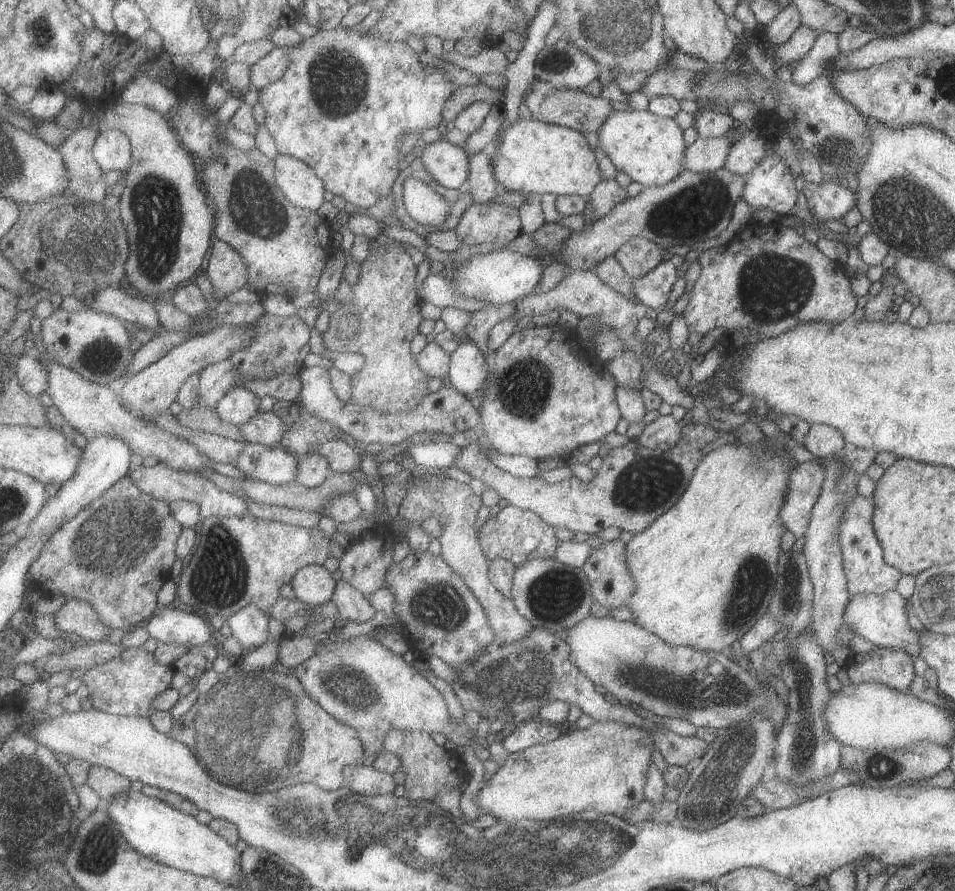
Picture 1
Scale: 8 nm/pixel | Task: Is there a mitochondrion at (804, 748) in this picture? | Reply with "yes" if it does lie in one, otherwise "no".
yes

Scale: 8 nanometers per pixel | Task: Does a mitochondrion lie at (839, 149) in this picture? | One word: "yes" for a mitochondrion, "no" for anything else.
yes

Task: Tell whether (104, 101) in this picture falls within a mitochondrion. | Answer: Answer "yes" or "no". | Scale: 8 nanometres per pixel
no

